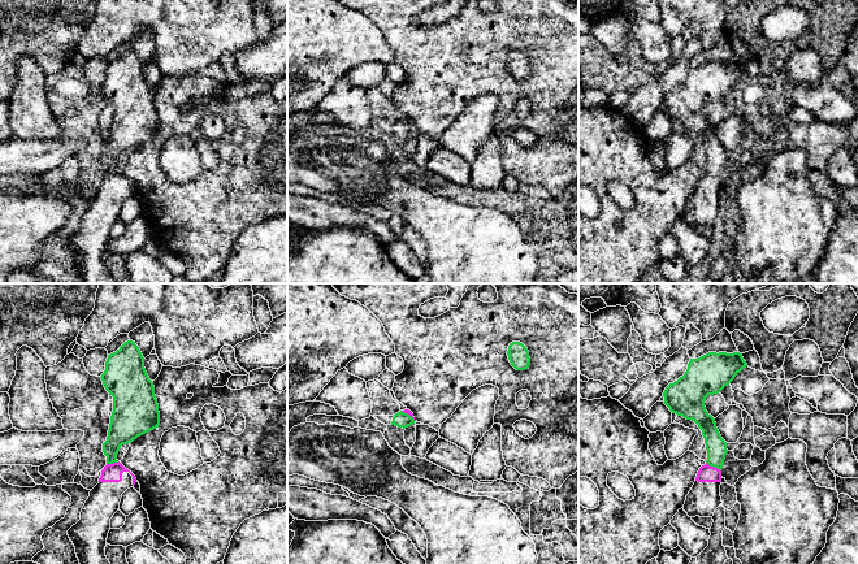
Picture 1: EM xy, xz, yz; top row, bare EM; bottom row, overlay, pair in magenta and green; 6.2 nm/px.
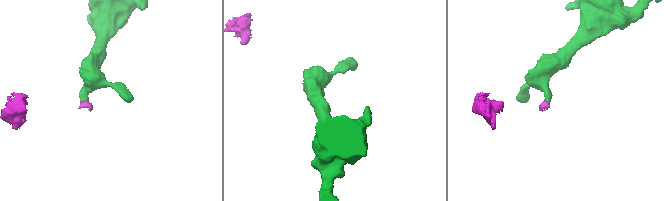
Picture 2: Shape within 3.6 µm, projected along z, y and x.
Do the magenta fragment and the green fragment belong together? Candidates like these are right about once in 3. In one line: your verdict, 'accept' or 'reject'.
accept

